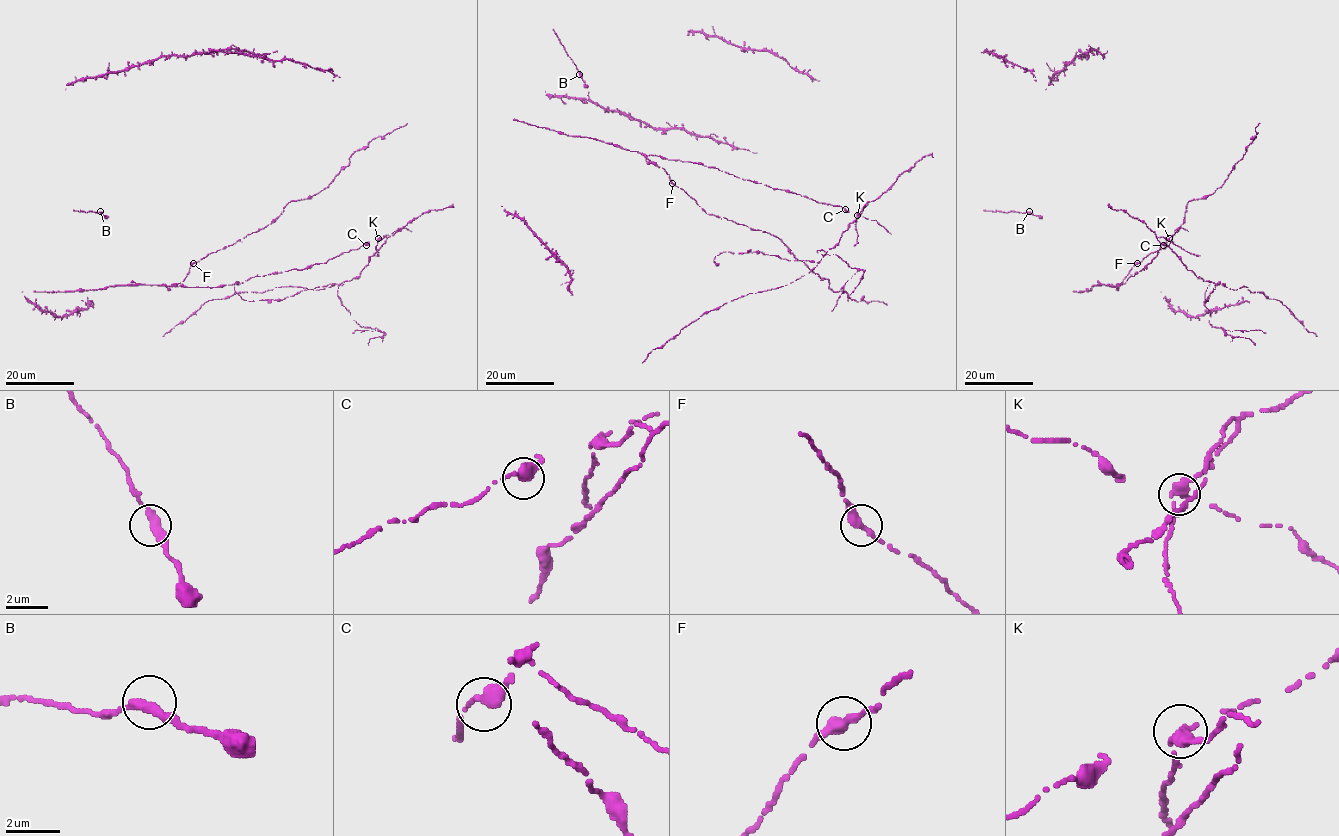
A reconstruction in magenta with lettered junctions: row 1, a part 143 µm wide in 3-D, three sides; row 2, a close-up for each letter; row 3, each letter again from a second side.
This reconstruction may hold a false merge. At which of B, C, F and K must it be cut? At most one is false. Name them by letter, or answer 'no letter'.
K

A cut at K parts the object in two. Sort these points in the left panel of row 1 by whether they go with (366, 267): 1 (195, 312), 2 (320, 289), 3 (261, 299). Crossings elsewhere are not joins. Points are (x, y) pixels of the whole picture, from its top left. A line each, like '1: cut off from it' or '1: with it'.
1: with it
2: with it
3: with it

